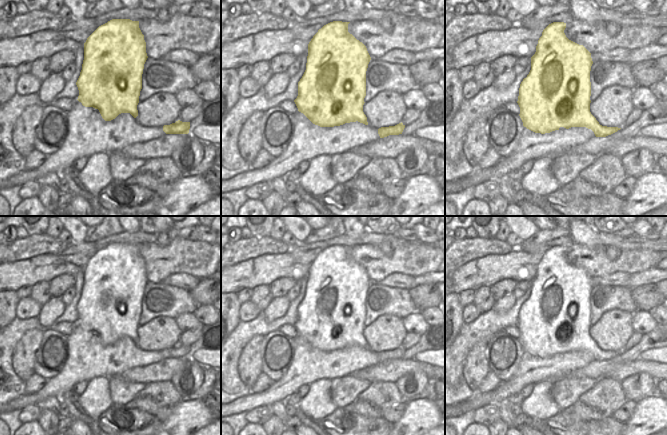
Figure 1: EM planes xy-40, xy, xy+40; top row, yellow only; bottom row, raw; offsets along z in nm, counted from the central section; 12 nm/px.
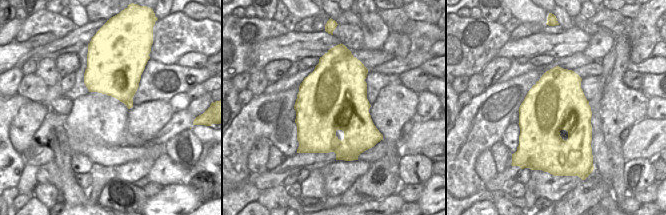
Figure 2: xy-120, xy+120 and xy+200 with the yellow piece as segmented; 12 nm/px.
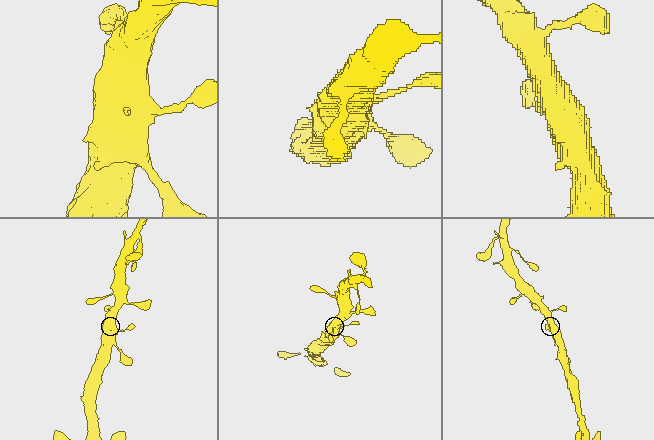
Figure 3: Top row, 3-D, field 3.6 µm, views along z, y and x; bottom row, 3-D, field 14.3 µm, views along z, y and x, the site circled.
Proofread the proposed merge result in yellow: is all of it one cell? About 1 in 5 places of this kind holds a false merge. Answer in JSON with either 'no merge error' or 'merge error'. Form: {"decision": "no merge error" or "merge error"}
{"decision": "no merge error"}

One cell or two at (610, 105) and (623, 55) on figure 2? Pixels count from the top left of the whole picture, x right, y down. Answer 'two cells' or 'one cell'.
one cell

